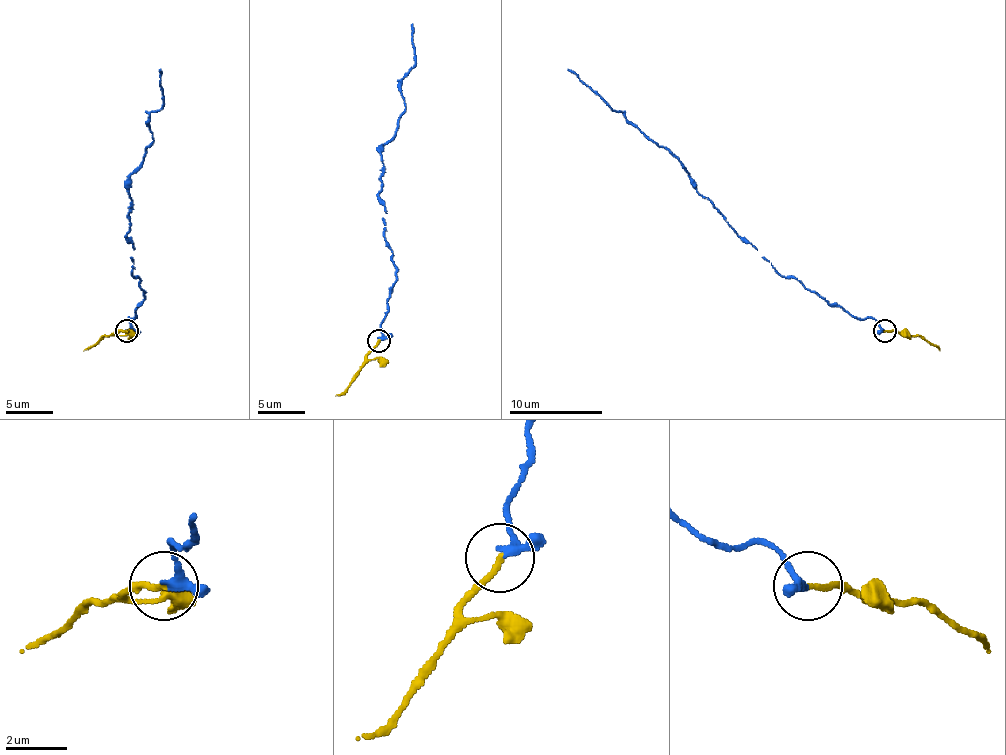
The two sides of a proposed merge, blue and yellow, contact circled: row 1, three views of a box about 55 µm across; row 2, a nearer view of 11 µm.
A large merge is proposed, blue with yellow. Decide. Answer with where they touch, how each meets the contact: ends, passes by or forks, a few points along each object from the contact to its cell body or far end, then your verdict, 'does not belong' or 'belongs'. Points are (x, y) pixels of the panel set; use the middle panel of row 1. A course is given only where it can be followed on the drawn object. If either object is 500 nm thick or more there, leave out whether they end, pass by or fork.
at (378, 341); blue passes by; yellow ends there; blue runs (379, 341), (395, 266), (384, 236), (381, 152), (405, 109), (400, 81), (414, 65), (412, 23); yellow runs (379, 341), (367, 355), (358, 376), (335, 395); belongs

